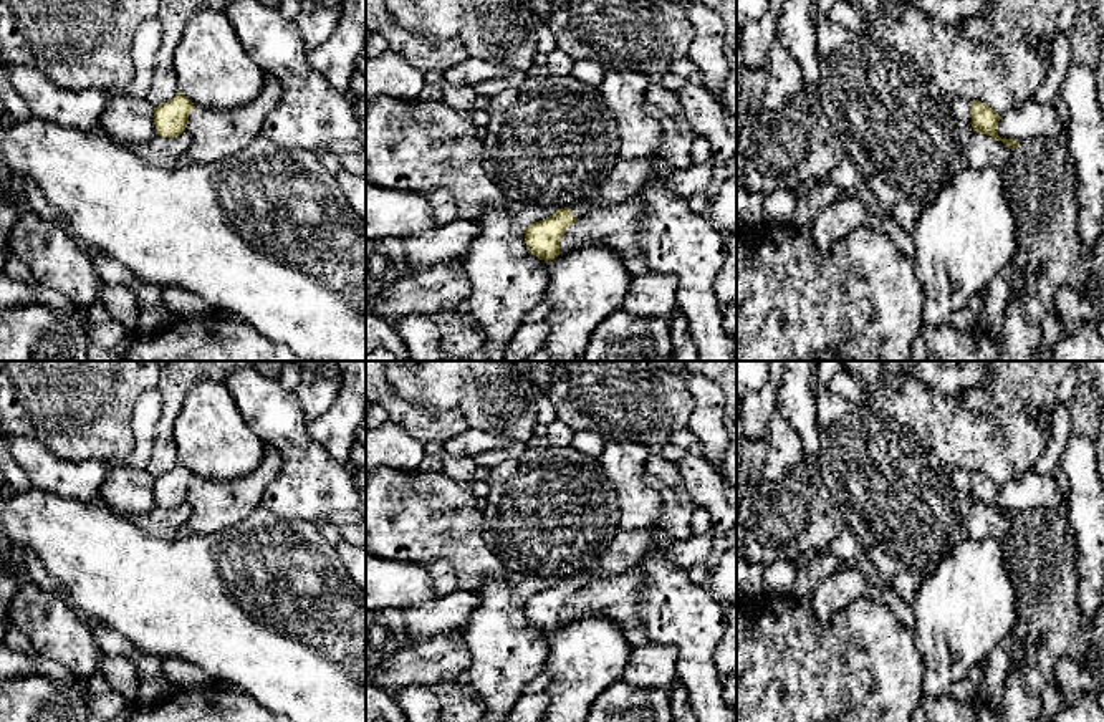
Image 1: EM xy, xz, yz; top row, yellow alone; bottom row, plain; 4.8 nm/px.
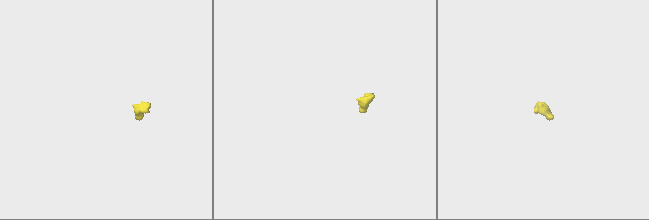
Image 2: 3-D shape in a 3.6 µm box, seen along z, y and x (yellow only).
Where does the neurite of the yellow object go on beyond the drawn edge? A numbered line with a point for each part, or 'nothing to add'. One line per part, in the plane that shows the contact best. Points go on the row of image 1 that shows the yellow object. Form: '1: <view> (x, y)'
1: xz (628, 178)

